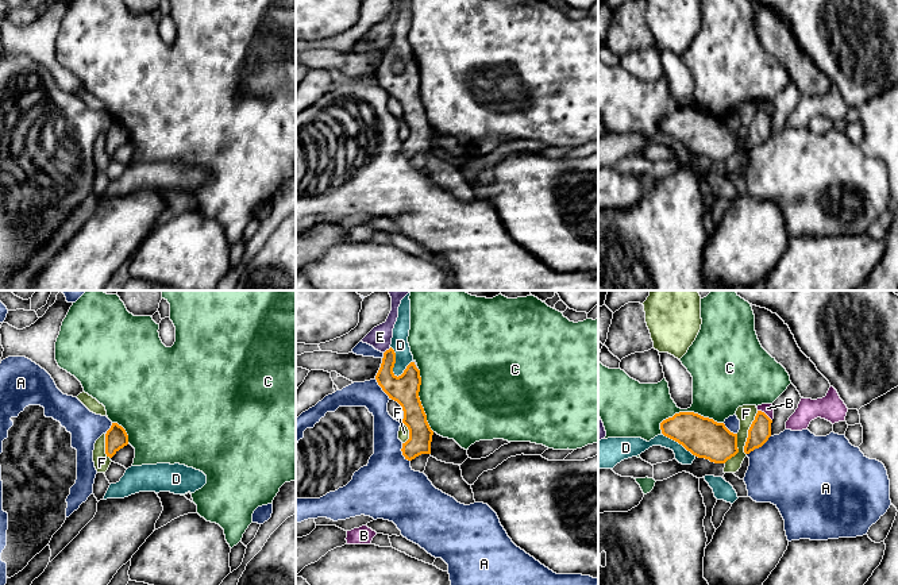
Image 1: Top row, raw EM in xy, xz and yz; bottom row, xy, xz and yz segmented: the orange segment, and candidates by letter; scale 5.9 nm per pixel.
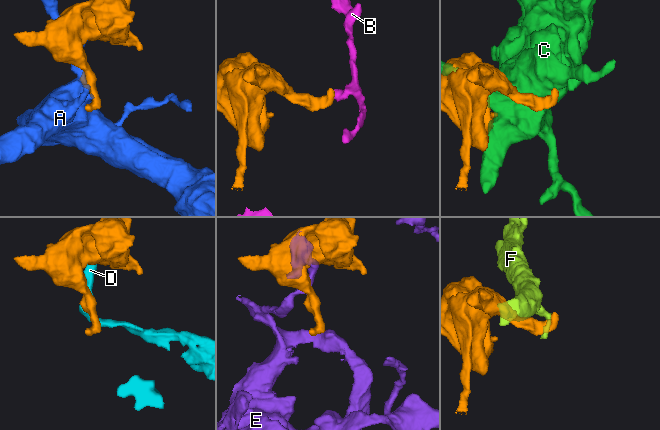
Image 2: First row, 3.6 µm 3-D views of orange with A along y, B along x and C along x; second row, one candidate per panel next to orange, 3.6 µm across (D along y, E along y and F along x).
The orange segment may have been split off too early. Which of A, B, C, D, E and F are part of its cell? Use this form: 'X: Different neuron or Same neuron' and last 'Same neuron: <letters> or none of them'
A: Different neuron
B: Different neuron
C: Different neuron
D: Different neuron
E: Different neuron
F: Different neuron
Same neuron: none of them

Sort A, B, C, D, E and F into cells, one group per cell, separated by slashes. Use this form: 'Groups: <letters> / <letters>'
Groups: A / B / C / D / E / F

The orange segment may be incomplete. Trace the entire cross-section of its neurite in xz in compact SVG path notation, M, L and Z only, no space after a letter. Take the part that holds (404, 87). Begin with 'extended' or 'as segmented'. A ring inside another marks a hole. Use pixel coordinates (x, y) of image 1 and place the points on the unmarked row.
as segmented; M390 45L384 50L381 65L375 73L378 82L397 99L402 108L402 120L409 127L409 136L402 141L402 153L412 158L421 151L431 151L433 128L431 127L427 112L421 103L419 89L421 82L420 68L411 59L401 73L393 70L396 50Z

